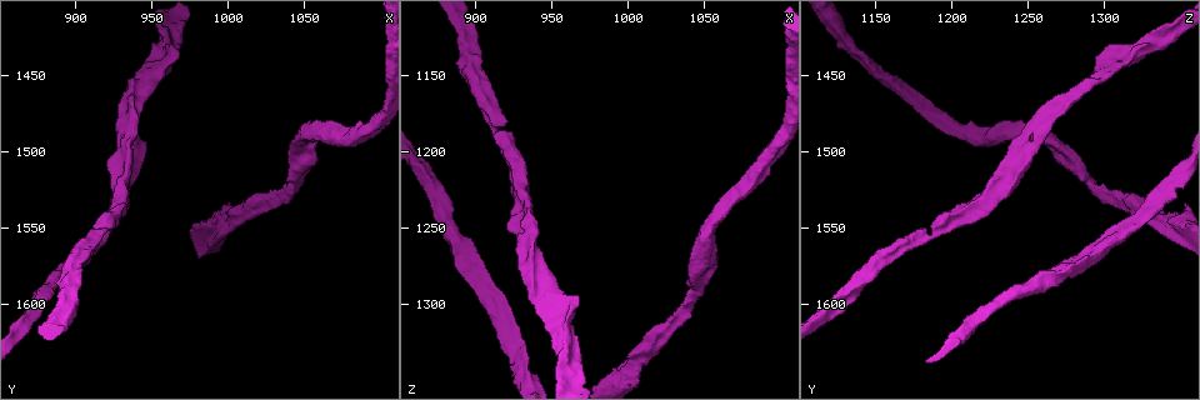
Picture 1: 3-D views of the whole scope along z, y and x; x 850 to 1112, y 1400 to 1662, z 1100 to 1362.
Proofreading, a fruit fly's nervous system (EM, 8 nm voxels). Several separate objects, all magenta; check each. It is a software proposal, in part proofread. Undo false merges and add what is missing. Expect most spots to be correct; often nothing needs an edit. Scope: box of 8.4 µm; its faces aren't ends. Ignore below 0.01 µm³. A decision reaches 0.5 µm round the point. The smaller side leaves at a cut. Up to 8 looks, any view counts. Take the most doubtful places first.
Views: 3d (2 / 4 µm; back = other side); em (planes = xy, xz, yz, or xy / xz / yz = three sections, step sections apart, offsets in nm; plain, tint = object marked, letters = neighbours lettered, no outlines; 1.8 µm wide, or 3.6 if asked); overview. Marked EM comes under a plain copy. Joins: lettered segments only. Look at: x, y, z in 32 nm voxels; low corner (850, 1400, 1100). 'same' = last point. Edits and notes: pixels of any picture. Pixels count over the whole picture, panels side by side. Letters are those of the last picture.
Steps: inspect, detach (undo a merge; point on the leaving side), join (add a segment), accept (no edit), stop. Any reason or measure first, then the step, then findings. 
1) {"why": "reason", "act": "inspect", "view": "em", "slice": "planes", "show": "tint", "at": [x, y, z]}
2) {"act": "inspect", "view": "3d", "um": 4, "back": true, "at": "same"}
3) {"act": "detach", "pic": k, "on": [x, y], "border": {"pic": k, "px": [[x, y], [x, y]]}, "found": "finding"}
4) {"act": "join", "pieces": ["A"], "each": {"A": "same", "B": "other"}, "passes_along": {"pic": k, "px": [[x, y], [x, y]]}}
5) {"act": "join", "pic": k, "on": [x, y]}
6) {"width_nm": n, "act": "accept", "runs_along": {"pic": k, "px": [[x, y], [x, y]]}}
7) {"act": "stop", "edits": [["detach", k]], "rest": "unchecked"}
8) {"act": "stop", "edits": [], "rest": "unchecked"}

{"why": "free end", "act": "inspect", "view": "em", "slice": "xz", "step": 16, "show": "tint", "at": [962, 1430, 1304]}

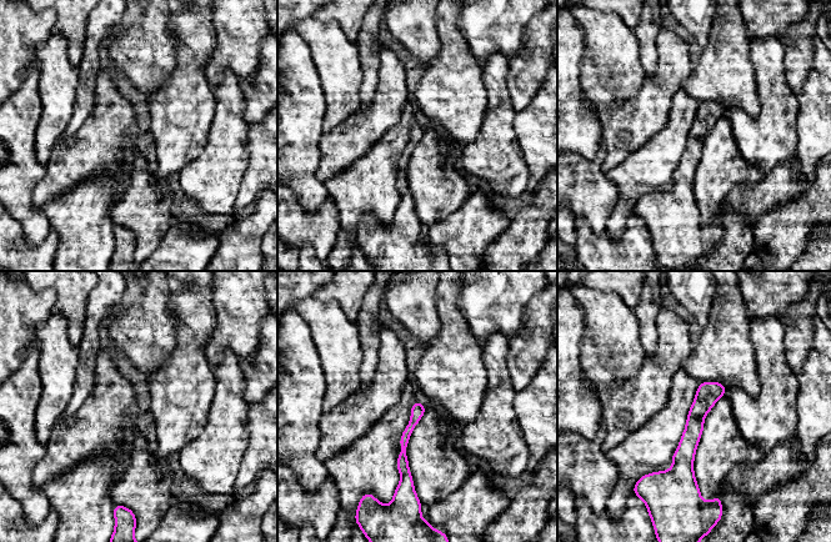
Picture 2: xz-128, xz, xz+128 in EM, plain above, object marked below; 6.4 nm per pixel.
{"why": "cut it another way", "act": "inspect", "view": "em", "slice": "planes", "show": "letters", "at": "same"}

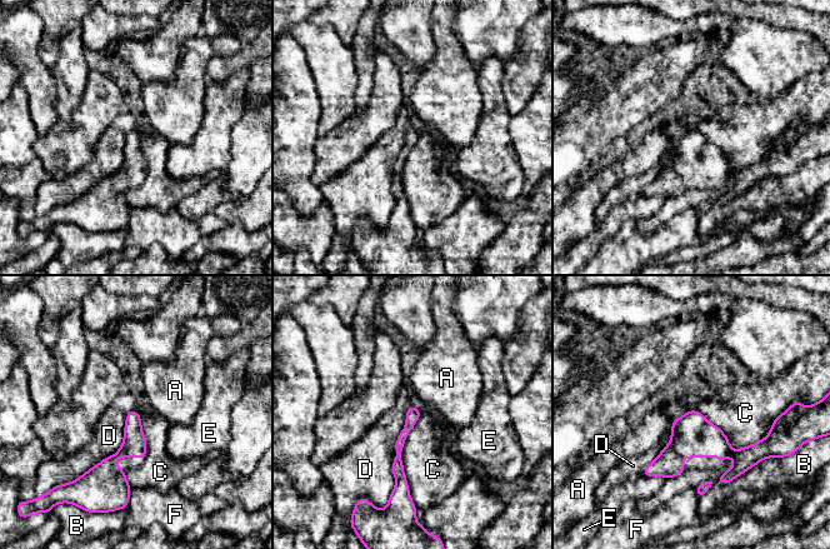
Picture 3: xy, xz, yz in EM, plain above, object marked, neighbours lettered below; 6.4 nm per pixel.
{"longest_contact_nm": ["D", 650], "act": "accept", "each": {"A": "other", "B": "other", "C": "other", "D": "other", "E": "other", "F": "other"}, "found": "no lettered segment goes on from it"}

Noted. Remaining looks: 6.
{"why": "branch stops here", "act": "inspect", "view": "3d", "um": 4, "at": [1058, 1502, 1268]}

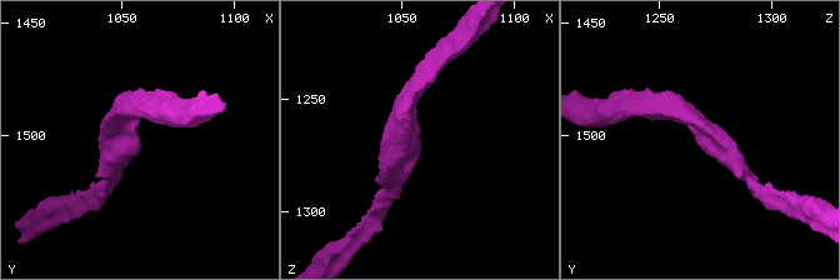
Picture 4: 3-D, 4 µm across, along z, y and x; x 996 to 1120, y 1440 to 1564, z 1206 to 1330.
{"act": "inspect", "view": "em", "slice": "xz", "step": 16, "show": "letters", "at": [1057, 1501, 1267]}

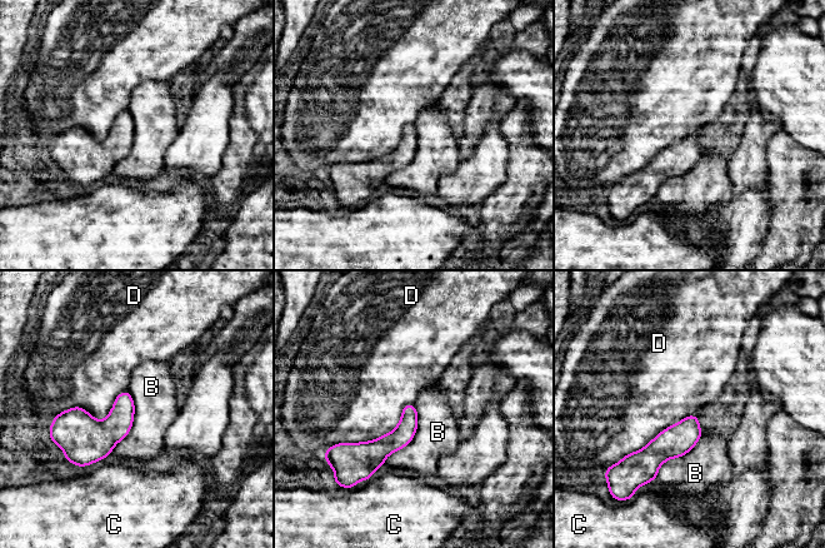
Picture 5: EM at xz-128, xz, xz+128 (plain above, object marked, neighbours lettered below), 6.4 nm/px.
{"why": "cut it another way", "act": "inspect", "view": "em", "slice": "planes", "show": "letters", "at": "same"}

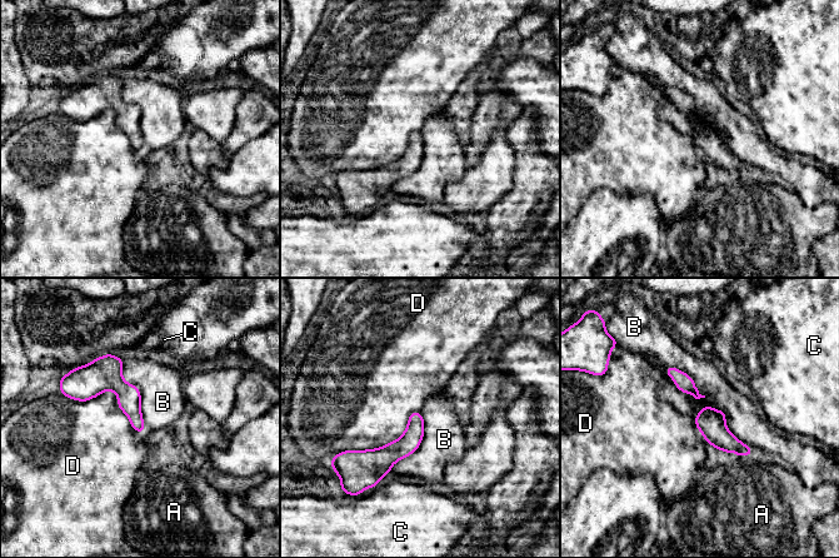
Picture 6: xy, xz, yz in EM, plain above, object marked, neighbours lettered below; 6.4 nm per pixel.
{"act": "accept", "each": {"A": "other", "B": "other", "C": "other", "D": "other"}, "border": {"pic": 6, "px": [[663, 369], [680, 390], [705, 397]]}, "found": "none of them fits"}

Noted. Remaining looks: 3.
{"why": "an open end", "act": "inspect", "view": "em", "slice": "xy", "step": 16, "show": "letters", "at": [940, 1480, 1252]}

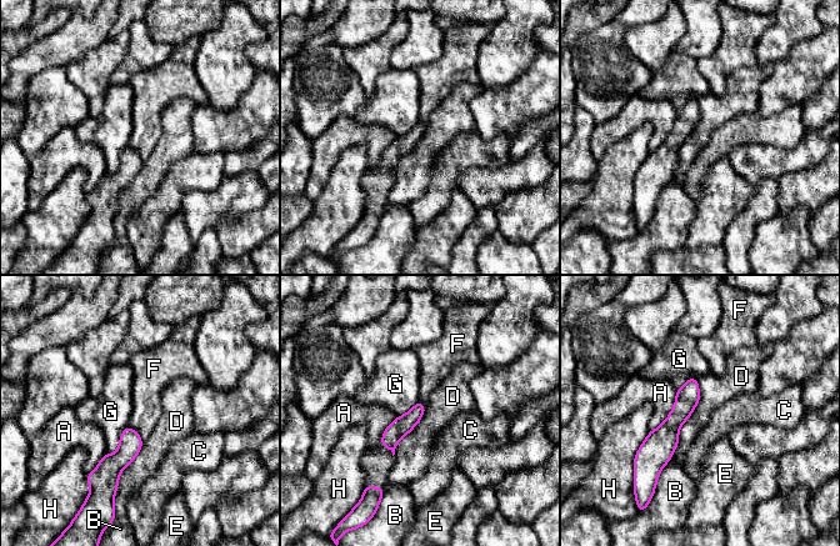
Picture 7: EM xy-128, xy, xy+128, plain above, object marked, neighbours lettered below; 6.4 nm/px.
{"why": "another direction", "act": "inspect", "view": "em", "slice": "yz", "step": 8, "show": "letters", "at": "same"}

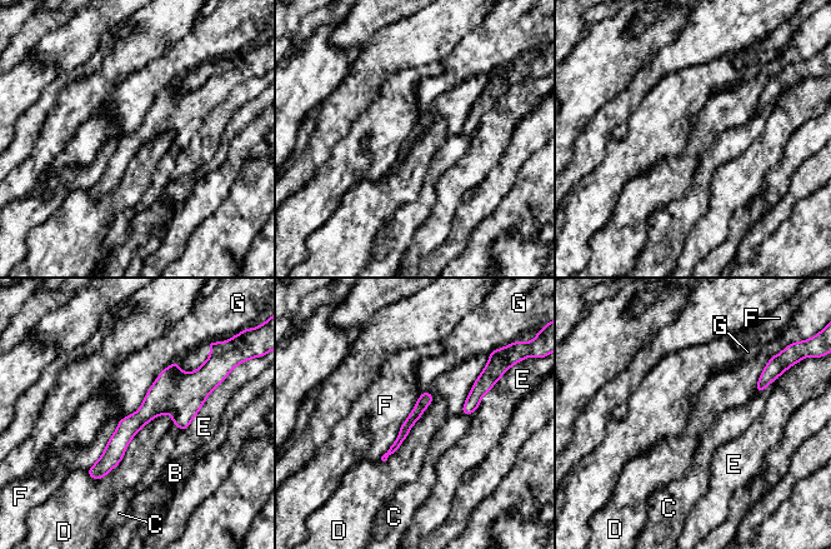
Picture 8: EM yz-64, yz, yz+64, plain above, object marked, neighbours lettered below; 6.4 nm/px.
{"act": "accept", "each": {"B": "other", "C": "other", "D": "other", "E": "other", "F": "other", "G": "other"}, "runs_along": {"pic": 8, "px": [[205, 393], [160, 398], [91, 472]]}, "found": "none of them fits"}

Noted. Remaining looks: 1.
{"act": "stop", "edits": [], "rest": "unchecked"}

